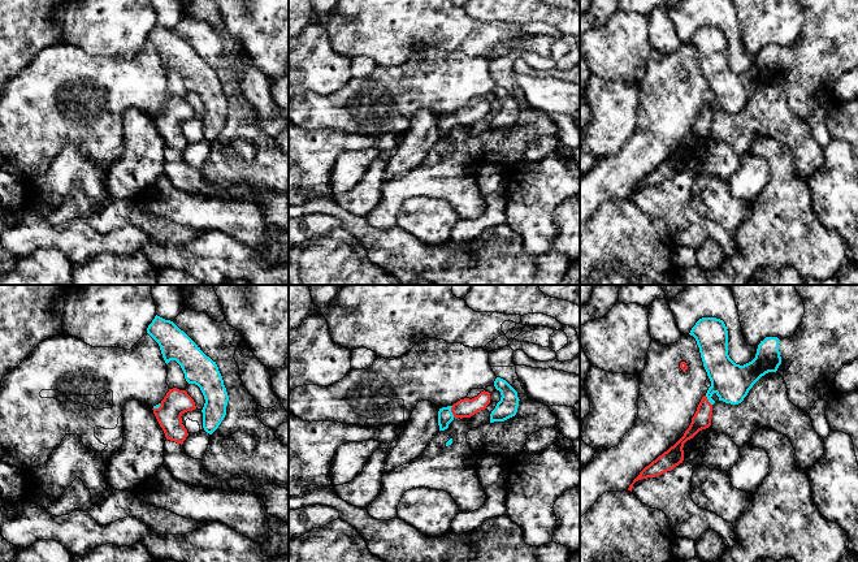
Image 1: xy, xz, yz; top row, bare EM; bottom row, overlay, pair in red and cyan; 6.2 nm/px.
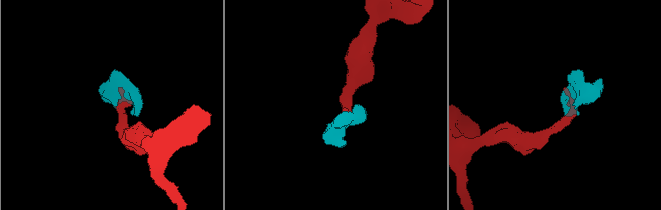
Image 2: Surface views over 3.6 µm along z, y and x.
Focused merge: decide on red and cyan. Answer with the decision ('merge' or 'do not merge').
merge

